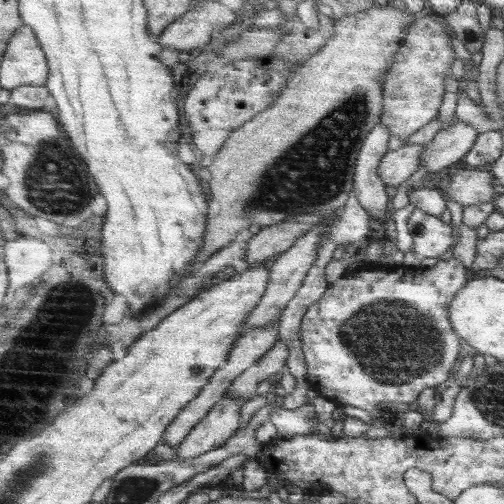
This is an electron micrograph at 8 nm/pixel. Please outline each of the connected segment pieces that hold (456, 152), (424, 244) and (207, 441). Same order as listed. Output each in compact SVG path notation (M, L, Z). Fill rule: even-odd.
M463 121L454 123L436 133L430 142L424 143L424 152L418 168L426 168L428 172L438 172L458 162L466 152L470 152L478 136L478 130L470 124Z
M414 209L407 220L407 227L414 239L414 255L420 258L440 258L457 244L454 240L454 226L451 222L443 222L438 216L426 213L422 209Z
M226 394L222 401L208 413L202 423L177 449L178 458L190 459L224 446L240 428L240 410L244 399L232 399Z

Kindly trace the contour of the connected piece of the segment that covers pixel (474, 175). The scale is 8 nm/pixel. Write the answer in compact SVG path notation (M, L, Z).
M490 168L458 169L443 189L443 194L446 199L456 200L464 208L492 200L494 184L498 184L498 179Z

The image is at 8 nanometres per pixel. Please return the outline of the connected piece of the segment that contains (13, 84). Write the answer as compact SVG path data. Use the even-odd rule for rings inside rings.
M30 25L23 26L8 46L1 82L10 91L21 86L44 86L51 77L47 51L39 42L39 36Z

